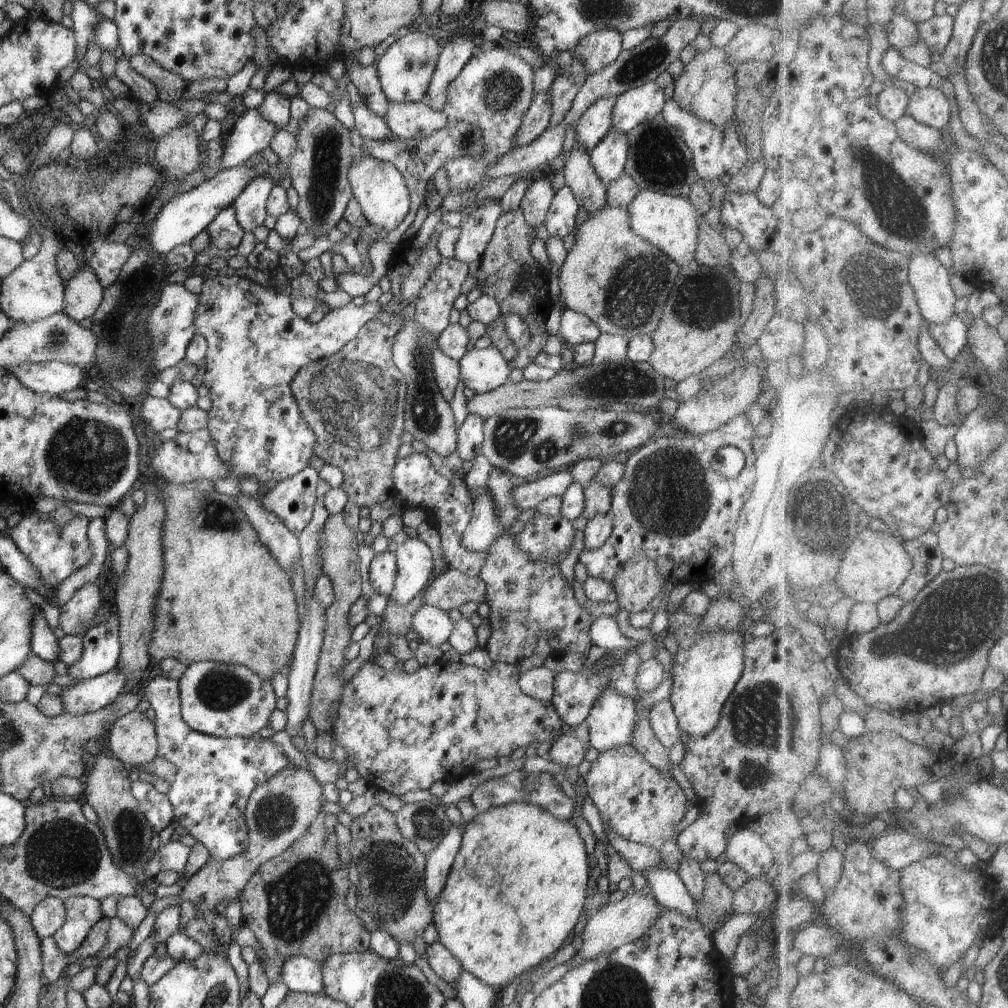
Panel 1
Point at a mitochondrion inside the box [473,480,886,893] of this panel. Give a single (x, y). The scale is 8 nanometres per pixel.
(759, 716)

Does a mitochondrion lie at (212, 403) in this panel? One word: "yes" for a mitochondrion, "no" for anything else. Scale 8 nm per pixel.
no

